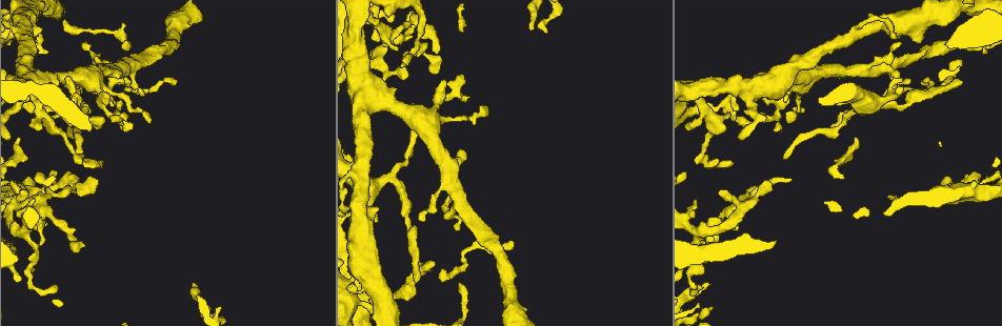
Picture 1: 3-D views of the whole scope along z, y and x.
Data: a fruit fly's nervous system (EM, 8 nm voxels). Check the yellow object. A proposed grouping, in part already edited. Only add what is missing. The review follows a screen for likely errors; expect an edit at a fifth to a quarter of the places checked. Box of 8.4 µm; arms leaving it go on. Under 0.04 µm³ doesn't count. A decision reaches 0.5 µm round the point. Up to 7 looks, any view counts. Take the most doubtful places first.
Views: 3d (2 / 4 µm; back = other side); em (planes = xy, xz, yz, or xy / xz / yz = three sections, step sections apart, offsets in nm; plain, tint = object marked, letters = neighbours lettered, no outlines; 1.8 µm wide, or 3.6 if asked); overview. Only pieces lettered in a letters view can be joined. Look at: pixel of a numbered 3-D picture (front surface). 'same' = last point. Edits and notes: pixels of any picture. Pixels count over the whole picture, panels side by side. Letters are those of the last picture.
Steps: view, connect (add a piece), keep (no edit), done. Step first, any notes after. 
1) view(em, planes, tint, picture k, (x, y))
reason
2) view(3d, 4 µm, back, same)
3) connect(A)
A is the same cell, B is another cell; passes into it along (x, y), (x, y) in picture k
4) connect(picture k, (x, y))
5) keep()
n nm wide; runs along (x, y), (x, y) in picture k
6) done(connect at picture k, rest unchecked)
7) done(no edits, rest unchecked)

view(em, planes, letters, picture 1, (414, 103))
tapers out

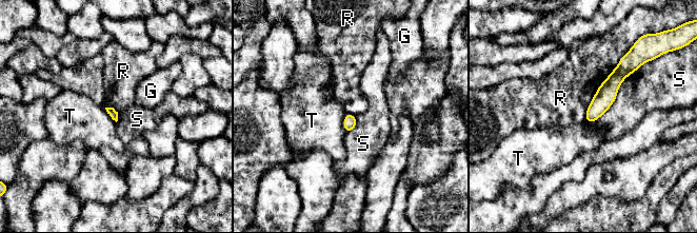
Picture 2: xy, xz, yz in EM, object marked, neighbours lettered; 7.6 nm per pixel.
keep()
G, R, S and T are other cells; border along (625, 53), (597, 89), (584, 119) in picture 2; none of them fits

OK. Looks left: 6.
view(em, yz, step 4, letters, picture 1, (435, 264))
free end

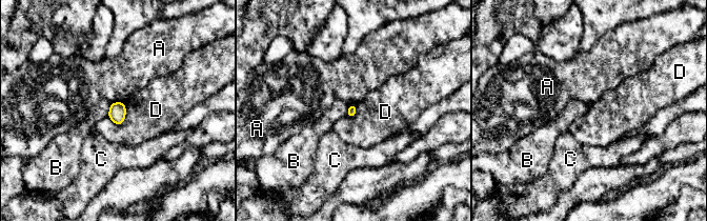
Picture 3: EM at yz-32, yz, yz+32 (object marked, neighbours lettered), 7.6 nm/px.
view(em, planes, letters, same)

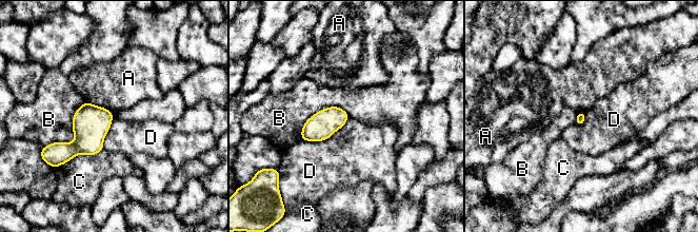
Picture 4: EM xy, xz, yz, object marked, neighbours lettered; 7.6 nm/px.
keep()
A, B, C and D are other cells; border along (350, 117), (327, 138), (302, 140) in picture 4; none of them fits

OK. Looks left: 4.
view(em, 3.6 µm, planes, letters, picture 1, (962, 81))
long arm stops here

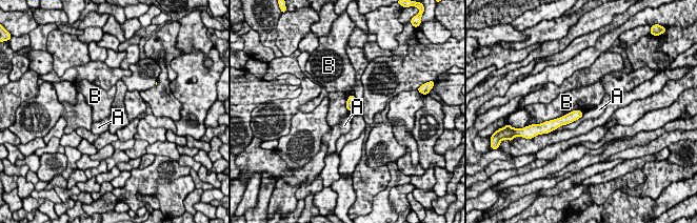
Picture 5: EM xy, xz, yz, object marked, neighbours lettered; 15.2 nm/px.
keep()
A touches over 550 nm; A and B are other cells; none of them fits

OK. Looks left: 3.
done(no edits, rest unchecked)

